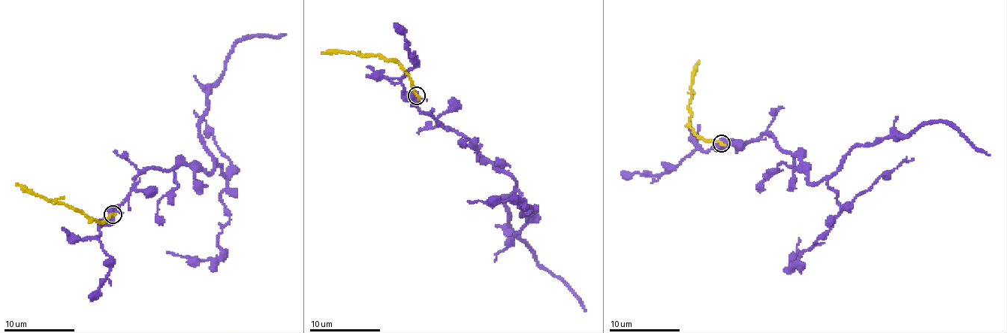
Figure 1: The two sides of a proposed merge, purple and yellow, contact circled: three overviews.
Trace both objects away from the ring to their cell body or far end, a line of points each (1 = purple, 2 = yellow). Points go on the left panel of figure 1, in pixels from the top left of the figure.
1: (112, 214), (141, 171), (183, 165), (212, 171), (200, 124), (209, 89), (236, 43), (286, 34)
2: (112, 214), (108, 219), (101, 222), (72, 208), (22, 190), (16, 183)

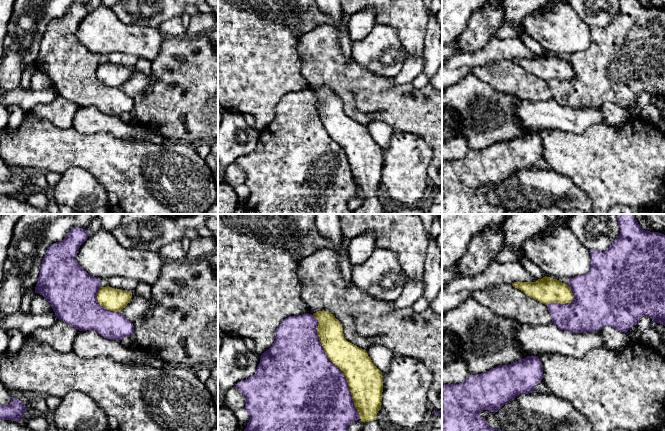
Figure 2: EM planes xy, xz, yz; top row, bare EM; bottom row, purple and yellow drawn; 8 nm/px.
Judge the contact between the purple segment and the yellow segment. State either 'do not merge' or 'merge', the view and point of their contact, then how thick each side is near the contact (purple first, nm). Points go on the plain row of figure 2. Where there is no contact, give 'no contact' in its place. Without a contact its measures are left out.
do not merge; contact xz (336, 142); calibres 500 and 280 nm

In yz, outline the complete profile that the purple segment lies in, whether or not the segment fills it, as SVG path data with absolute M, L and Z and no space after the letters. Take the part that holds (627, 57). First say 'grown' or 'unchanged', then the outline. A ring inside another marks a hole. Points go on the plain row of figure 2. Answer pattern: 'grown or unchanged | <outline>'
unchanged | M619 0L619 3L619 13L606 27L589 26L591 31L589 48L569 55L567 61L573 69L573 77L567 80L547 80L552 99L559 105L587 109L598 108L610 102L627 109L642 92L649 92L654 99L661 99L665 102L665 11L645 7L639 0Z

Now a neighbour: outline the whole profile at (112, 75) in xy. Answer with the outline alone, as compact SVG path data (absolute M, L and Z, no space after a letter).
M109 61L101 63L97 69L97 77L105 85L120 88L131 77L132 69L115 65Z

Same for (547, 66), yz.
M546 52L536 58L514 58L512 62L545 81L549 79L567 80L571 79L574 74L567 60Z

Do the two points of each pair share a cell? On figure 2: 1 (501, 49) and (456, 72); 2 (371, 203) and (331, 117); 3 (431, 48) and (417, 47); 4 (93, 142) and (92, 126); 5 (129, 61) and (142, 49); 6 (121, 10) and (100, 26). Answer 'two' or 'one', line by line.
1: one
2: one
3: two
4: two
5: two
6: two

